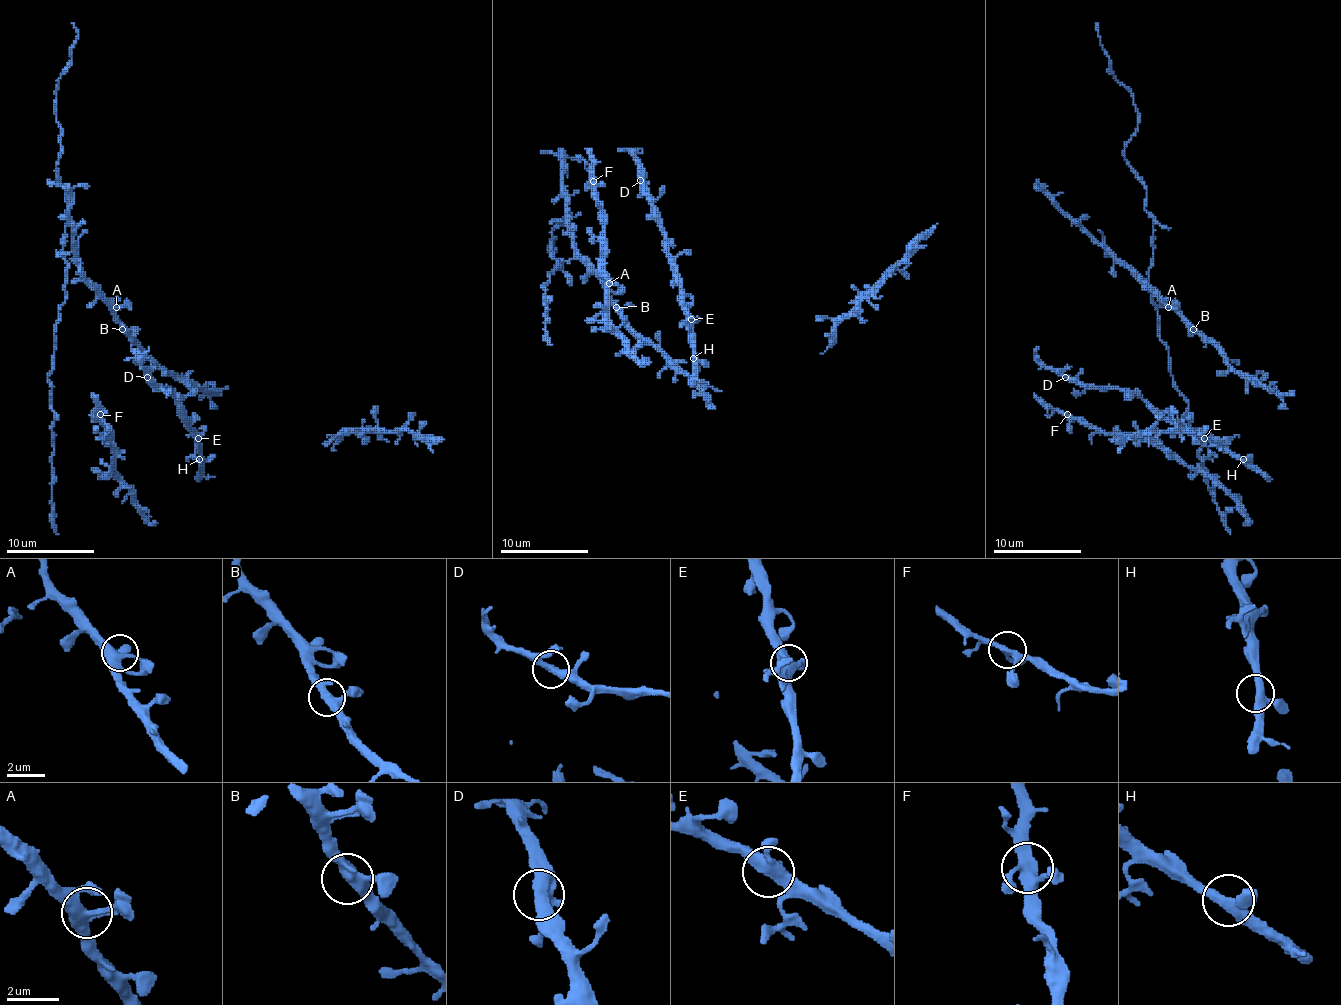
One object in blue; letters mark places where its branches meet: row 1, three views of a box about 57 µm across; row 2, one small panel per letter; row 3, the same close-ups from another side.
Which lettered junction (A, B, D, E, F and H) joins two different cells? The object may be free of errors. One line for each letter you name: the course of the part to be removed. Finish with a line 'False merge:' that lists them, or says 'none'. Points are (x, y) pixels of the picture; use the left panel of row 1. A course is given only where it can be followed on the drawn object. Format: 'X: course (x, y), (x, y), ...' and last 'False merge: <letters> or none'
False merge: none

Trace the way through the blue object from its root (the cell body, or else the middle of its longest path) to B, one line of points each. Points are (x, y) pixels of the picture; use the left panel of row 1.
B: (113, 309), (113, 318), (122, 329)

